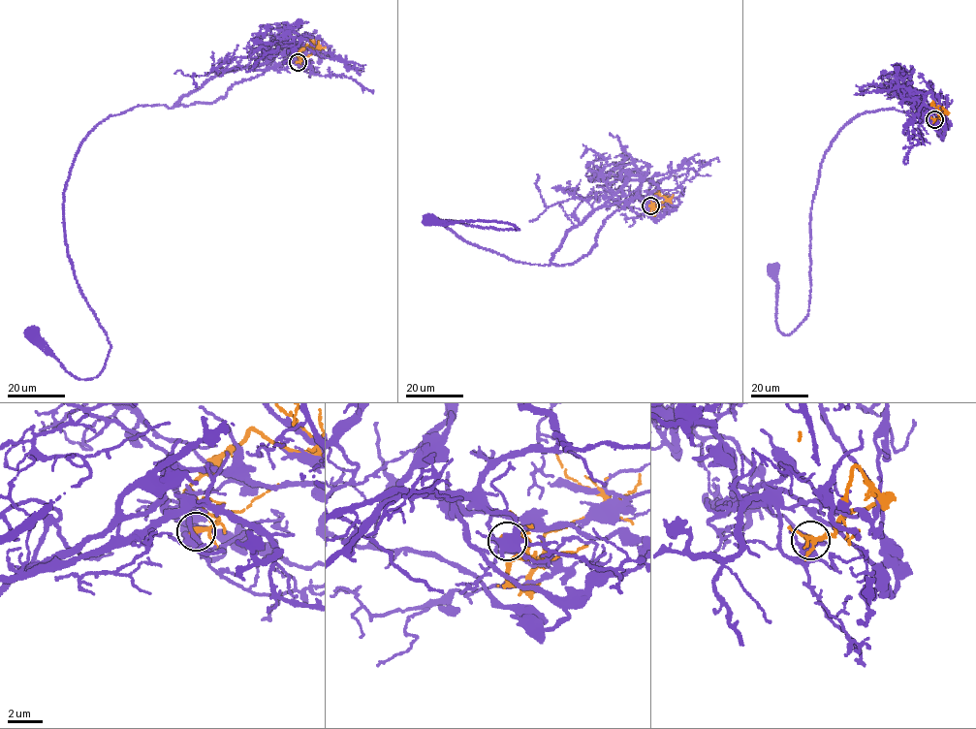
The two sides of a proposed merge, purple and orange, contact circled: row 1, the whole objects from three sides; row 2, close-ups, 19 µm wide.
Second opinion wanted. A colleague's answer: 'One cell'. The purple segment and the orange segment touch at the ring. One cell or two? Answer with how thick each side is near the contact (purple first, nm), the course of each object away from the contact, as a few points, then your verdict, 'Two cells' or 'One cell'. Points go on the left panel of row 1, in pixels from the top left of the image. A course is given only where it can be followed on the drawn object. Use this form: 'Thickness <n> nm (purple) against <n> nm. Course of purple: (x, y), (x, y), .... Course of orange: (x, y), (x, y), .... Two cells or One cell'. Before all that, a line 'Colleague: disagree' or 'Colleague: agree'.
Colleague: disagree
Thickness 400 nm (purple) against 280 nm. Course of purple: (297, 62), (228, 70), (88, 132), (64, 194), (66, 242), (110, 348), (78, 379), (31, 332). Course of orange: (297, 61), (300, 59), (297, 54), (306, 45), (317, 47), (314, 39). Two cells

